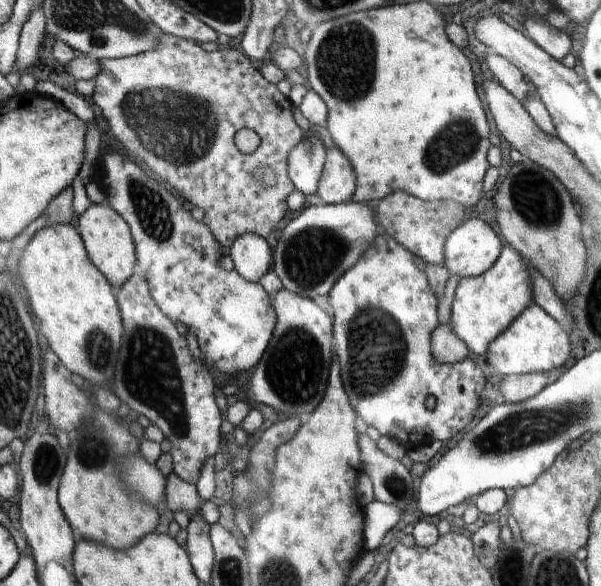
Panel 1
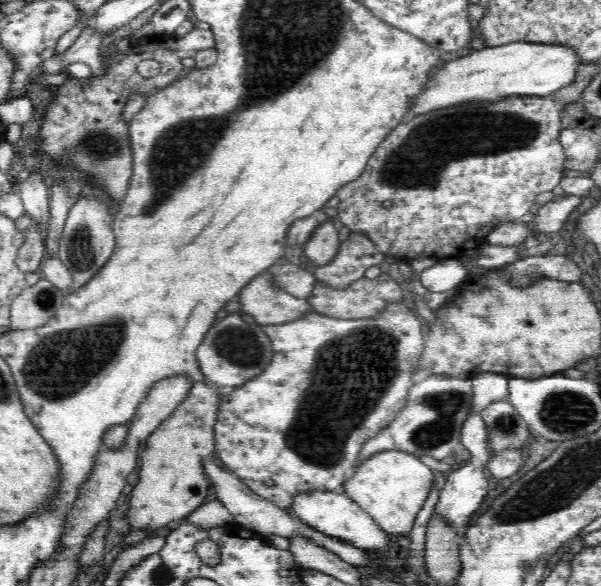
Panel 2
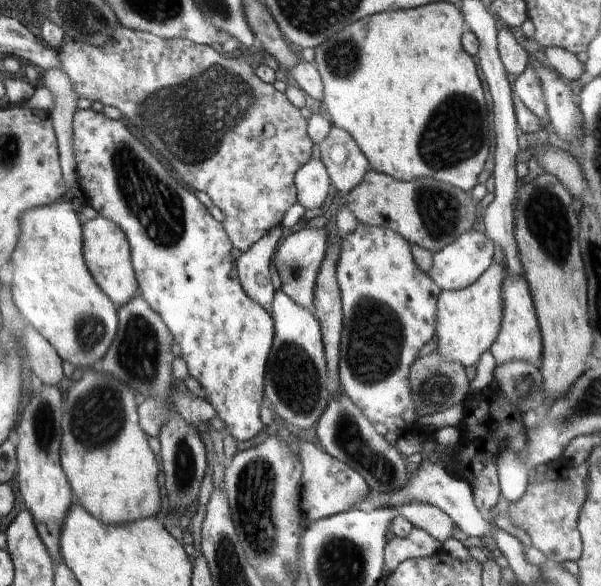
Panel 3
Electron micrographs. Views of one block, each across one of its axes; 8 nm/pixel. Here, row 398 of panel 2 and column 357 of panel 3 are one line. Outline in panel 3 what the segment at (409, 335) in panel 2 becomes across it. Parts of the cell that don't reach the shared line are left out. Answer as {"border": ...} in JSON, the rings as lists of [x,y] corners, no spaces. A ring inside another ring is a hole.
{"border":[[[357,222],[353,232],[341,238],[336,278],[341,290],[343,325],[339,346],[340,390],[344,391],[370,422],[381,422],[398,436],[405,432],[434,436],[435,430],[453,426],[460,428],[467,415],[466,402],[446,410],[418,417],[410,398],[409,370],[418,352],[435,334],[437,298],[440,287],[414,262],[411,245],[397,232]]]}

